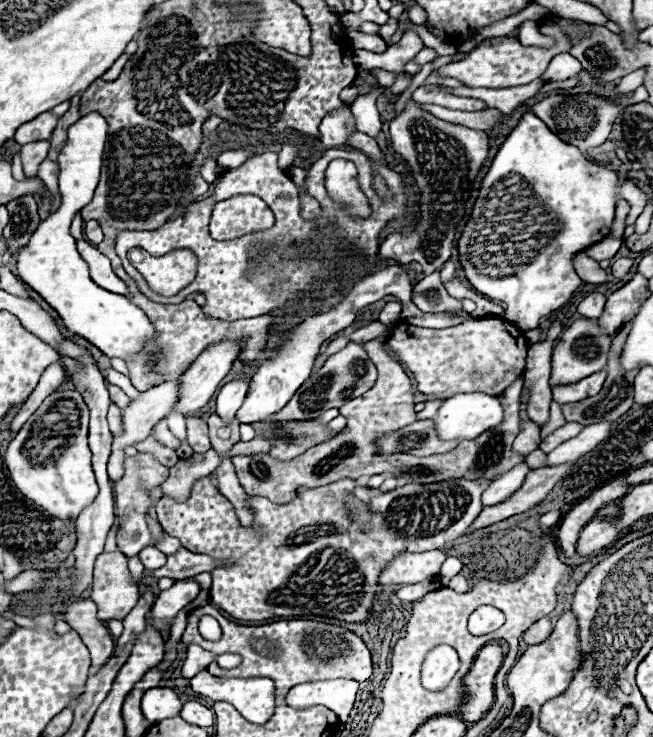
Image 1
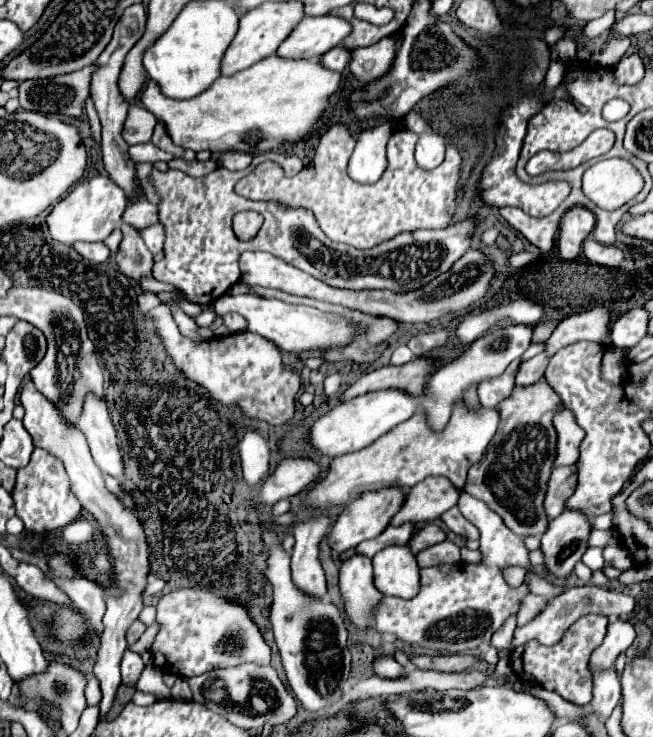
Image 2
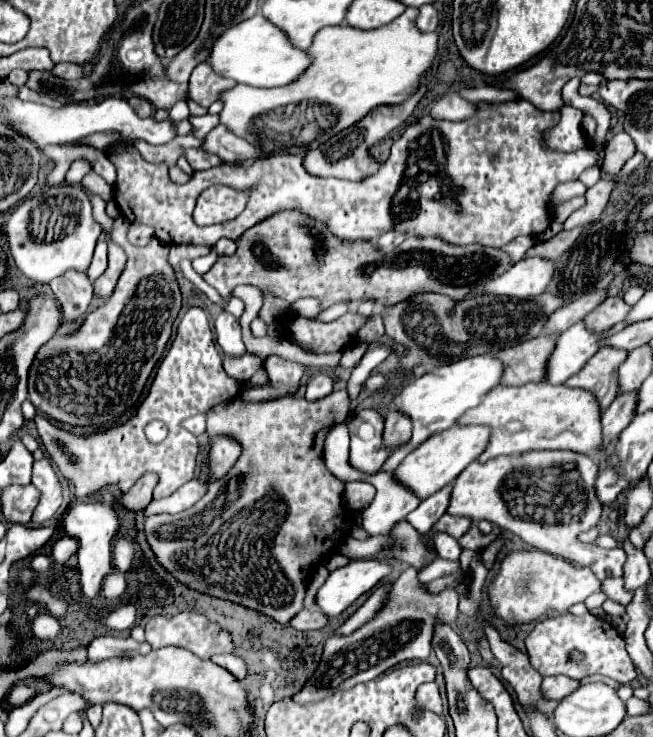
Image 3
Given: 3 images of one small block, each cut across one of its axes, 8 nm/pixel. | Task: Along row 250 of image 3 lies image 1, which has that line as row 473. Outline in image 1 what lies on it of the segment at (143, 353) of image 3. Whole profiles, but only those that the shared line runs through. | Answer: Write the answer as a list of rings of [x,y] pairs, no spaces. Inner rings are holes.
[[[138,452],[134,458],[126,458],[124,476],[114,484],[114,498],[116,498],[116,516],[118,516],[118,550],[124,552],[128,558],[138,556],[140,550],[152,546],[152,534],[146,522],[148,510],[154,506],[150,492],[160,486],[168,478],[168,468],[162,466],[152,454]]]

